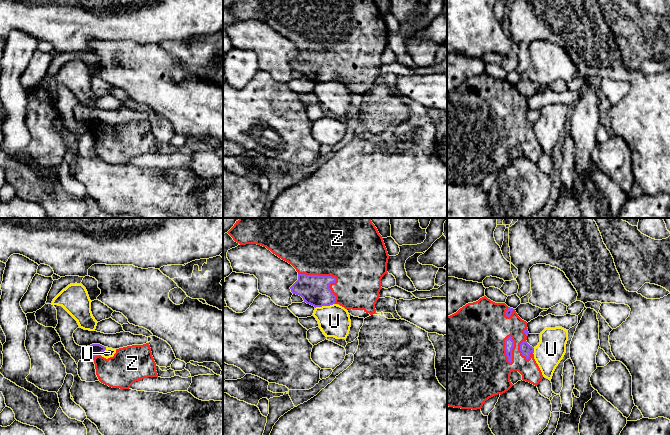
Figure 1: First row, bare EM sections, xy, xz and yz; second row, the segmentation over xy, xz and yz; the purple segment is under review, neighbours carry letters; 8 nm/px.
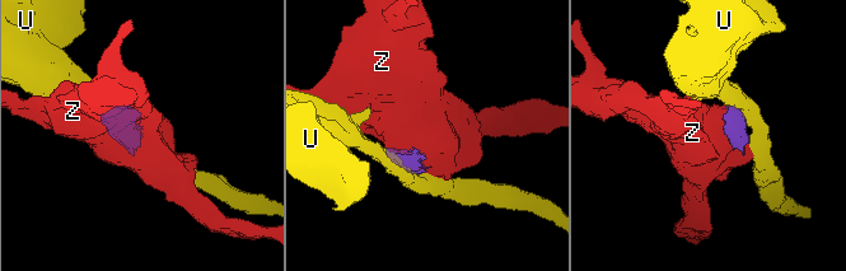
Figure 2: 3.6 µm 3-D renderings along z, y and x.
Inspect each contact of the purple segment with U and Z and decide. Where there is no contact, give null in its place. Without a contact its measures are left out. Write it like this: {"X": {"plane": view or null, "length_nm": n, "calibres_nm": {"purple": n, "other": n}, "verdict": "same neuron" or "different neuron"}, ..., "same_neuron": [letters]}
{"U": {"plane": "xz", "length_nm": 170, "calibres_nm": {"purple": 240, "other": 260}, "verdict": "different neuron"}, "Z": {"plane": "xz", "length_nm": 380, "calibres_nm": {"purple": 240, "other": 480}, "verdict": "same neuron"}, "same_neuron": ["Z"]}

